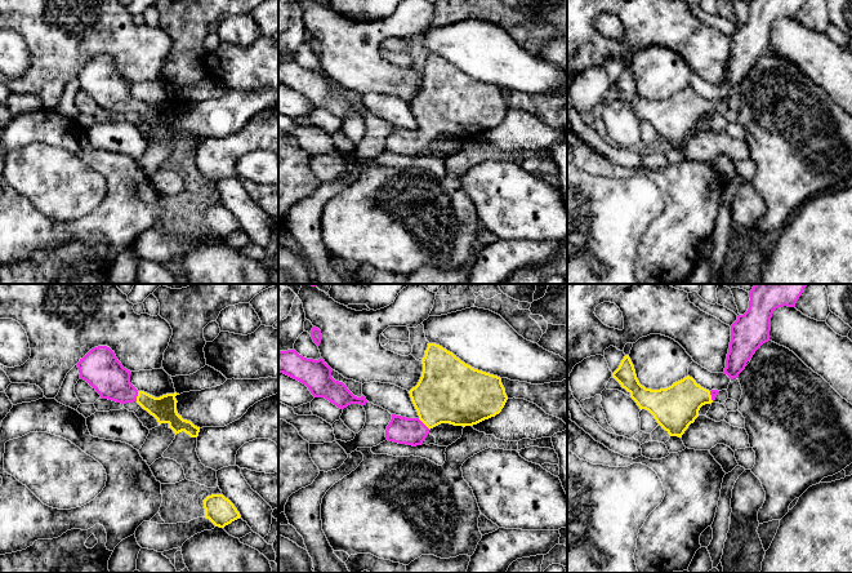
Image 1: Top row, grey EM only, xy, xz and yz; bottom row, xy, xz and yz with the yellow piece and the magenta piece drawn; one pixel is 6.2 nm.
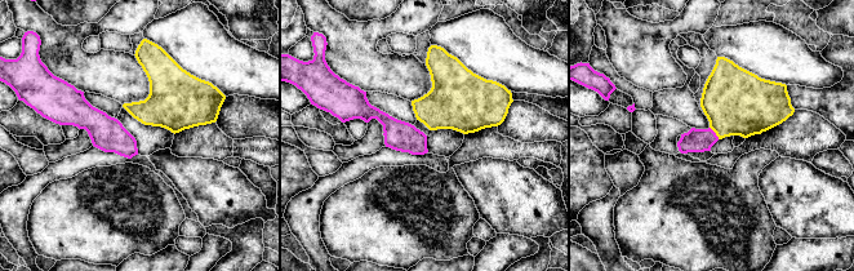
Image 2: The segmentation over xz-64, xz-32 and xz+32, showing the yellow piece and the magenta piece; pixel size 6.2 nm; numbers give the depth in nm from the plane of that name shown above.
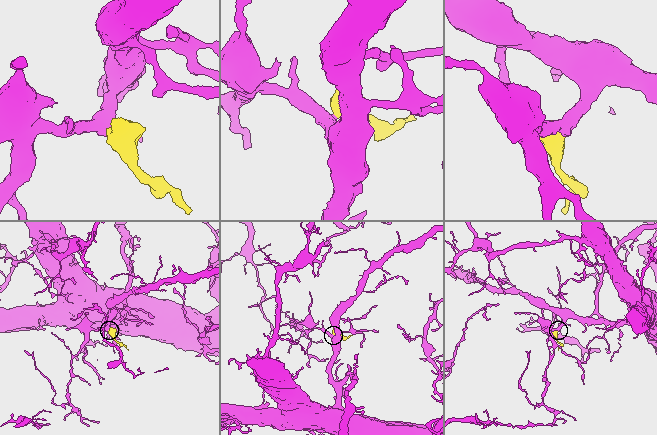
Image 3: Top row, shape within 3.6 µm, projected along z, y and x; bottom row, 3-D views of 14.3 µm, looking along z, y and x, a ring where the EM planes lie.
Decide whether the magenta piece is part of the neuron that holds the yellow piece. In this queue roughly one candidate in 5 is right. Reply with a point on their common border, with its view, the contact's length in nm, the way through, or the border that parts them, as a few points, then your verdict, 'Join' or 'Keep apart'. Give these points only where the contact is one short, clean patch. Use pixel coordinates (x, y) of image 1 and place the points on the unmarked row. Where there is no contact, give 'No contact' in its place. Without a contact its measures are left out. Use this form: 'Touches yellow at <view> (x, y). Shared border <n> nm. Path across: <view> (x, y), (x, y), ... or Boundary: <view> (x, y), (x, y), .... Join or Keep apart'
Touches yellow at xz (424, 134). Shared border 100 nm. Path across: xz (447, 102), (436, 114), (424, 134), (411, 142). Join

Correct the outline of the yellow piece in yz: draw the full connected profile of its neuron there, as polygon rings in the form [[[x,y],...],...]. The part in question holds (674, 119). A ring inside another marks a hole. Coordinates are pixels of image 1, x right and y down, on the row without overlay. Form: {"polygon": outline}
{"polygon": [[[629,66],[624,67],[619,79],[612,84],[612,89],[630,105],[641,121],[648,121],[670,147],[678,148],[682,148],[699,128],[700,119],[714,114],[719,103],[701,98],[690,86],[666,99],[646,99],[637,89]]]}

